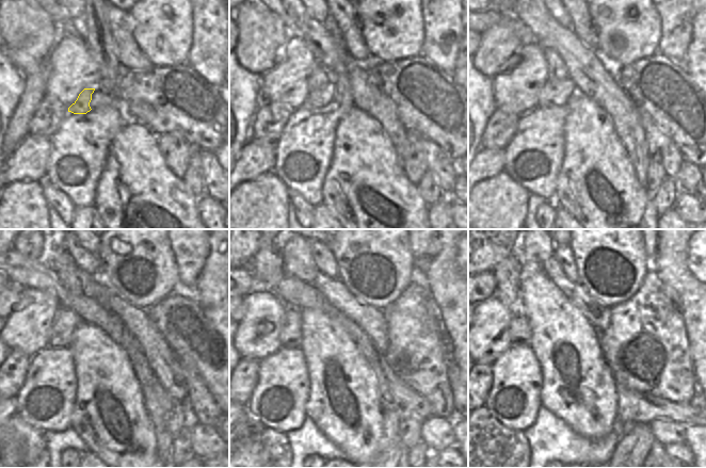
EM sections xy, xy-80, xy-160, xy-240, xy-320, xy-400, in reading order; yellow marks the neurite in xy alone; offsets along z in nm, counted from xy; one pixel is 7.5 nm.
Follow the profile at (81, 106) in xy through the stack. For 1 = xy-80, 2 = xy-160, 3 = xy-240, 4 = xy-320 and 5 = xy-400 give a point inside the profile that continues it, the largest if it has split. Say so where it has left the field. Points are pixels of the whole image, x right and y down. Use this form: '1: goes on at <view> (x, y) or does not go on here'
1: goes on at xy-80 (319, 77)
2: goes on at xy-160 (557, 70)
3: goes on at xy-240 (59, 259)
4: goes on at xy-320 (299, 262)
5: goes on at xy-400 (538, 251)

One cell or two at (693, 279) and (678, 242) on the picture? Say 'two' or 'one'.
one

